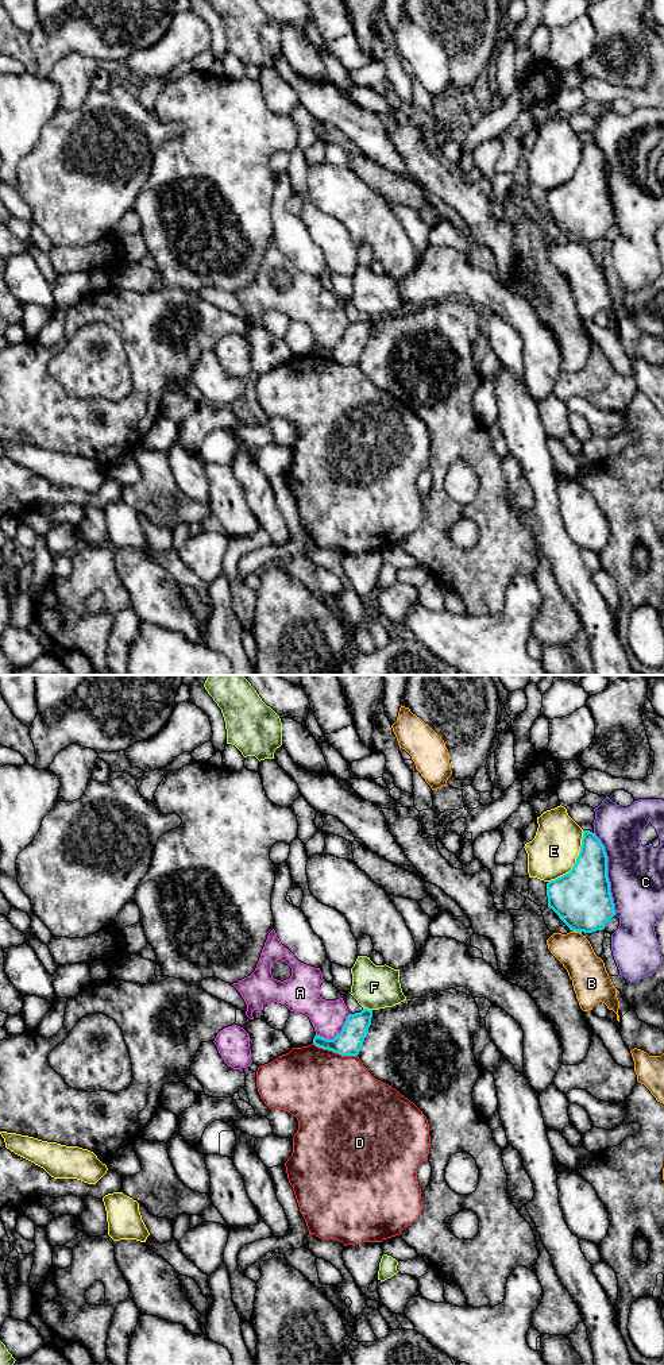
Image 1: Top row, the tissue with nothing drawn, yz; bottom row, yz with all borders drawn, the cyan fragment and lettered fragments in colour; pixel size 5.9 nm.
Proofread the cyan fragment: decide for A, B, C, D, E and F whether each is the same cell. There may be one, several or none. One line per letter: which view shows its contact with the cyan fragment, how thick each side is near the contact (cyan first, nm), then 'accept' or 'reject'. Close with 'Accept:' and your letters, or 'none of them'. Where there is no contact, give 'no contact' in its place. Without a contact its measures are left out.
A: meets cyan in yz; 160 nm thick on the cyan side, 200 nm on the other; reject
B: meets cyan in yz; 340 nm thick on the cyan side, 220 nm on the other; reject
C: meets cyan in yz; 340 nm thick on the cyan side, 340 nm on the other; reject
D: meets cyan in yz; 160 nm thick on the cyan side, 480 nm on the other; reject
E: meets cyan in yz; 340 nm thick on the cyan side, 280 nm on the other; reject
F: meets cyan in yz; 160 nm thick on the cyan side, 260 nm on the other; reject
Accept: none of them

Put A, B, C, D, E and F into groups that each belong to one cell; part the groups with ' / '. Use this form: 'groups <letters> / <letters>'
groups A / B / C / D / E / F

